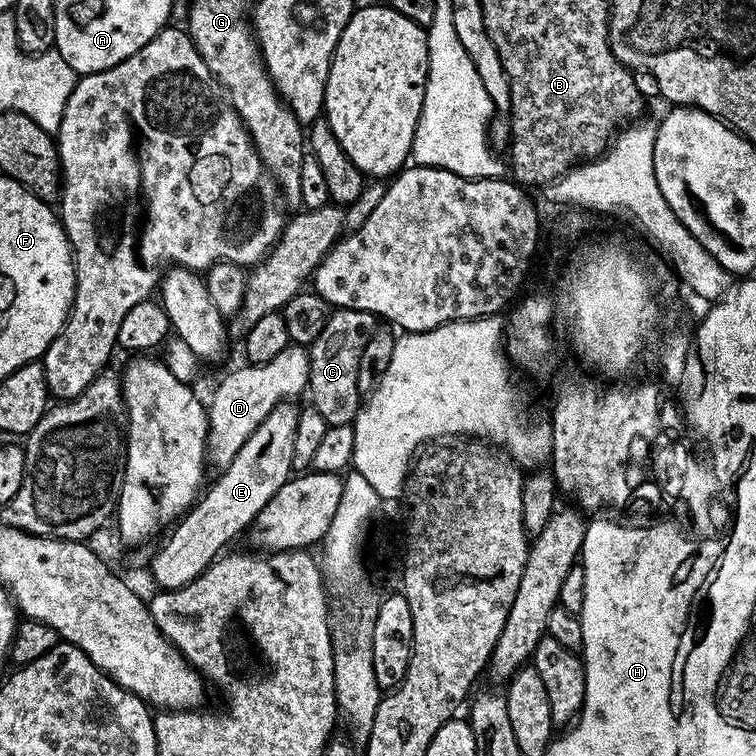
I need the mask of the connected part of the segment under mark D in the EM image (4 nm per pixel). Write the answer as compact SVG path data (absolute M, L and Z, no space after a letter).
M290 346L278 354L278 358L270 358L265 364L245 363L244 368L236 368L229 376L220 380L220 385L212 392L212 401L206 404L208 414L208 447L206 456L219 466L234 462L234 454L246 446L250 434L262 426L266 414L289 398L296 398L308 387L308 348Z

